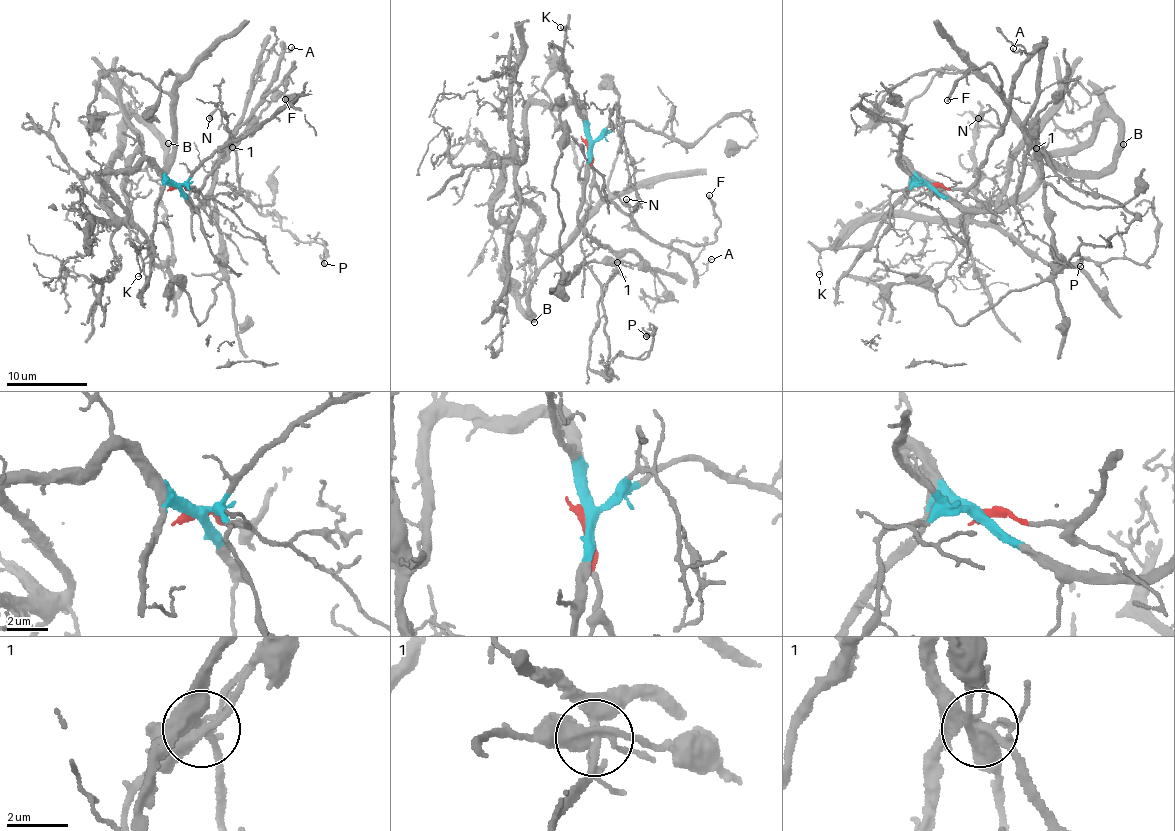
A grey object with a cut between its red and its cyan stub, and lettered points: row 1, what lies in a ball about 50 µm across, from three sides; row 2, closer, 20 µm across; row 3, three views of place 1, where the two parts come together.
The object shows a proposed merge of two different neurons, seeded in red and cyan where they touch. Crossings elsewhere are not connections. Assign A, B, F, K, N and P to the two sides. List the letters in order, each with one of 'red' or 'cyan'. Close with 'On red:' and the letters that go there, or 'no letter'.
A: red
B: cyan
F: red
K: cyan
N: red
P: cyan
On red: A, F, N

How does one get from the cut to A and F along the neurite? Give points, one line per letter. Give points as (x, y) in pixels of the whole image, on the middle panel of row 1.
A: (589, 142), (592, 183), (603, 197), (629, 213), (633, 223), (651, 237), (686, 255), (698, 275), (712, 258)
F: (589, 142), (592, 183), (601, 195), (661, 243), (708, 244), (716, 238), (720, 218), (709, 194)

